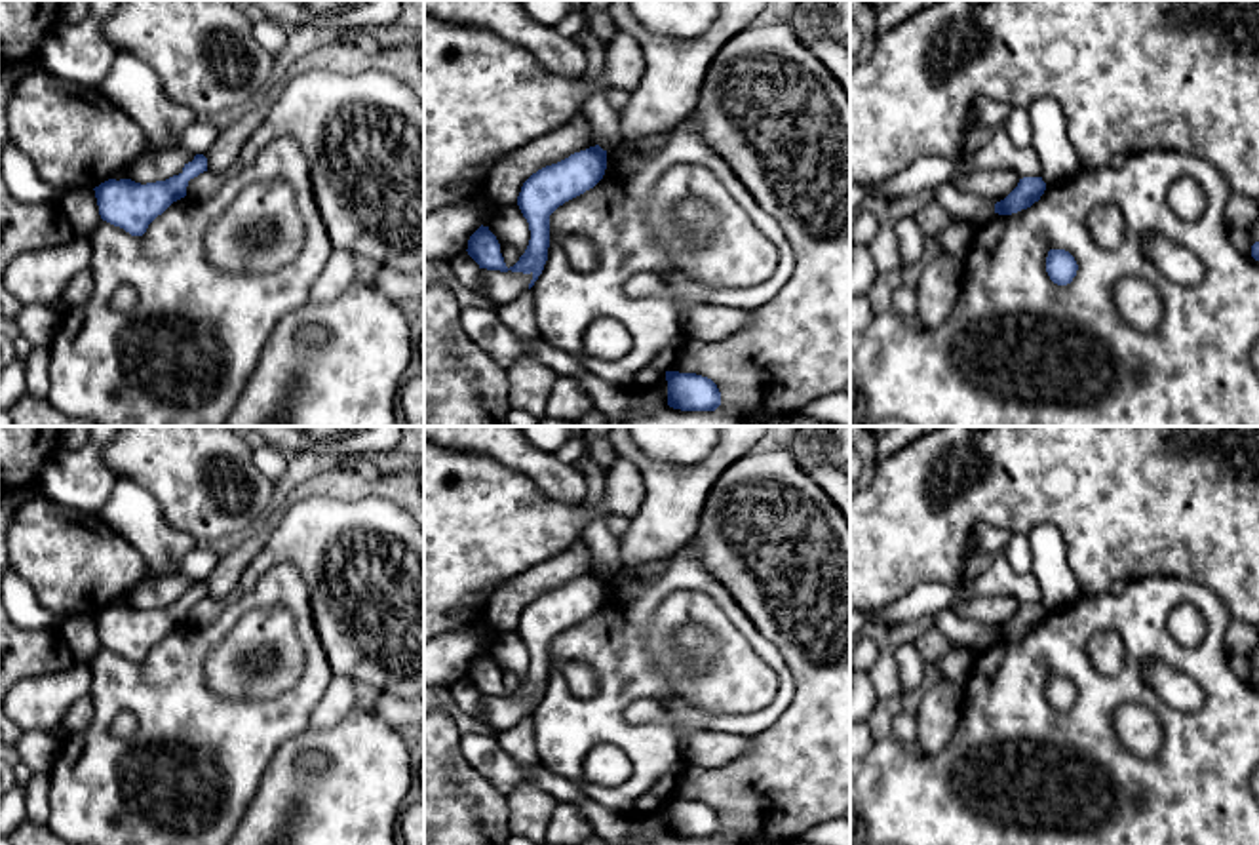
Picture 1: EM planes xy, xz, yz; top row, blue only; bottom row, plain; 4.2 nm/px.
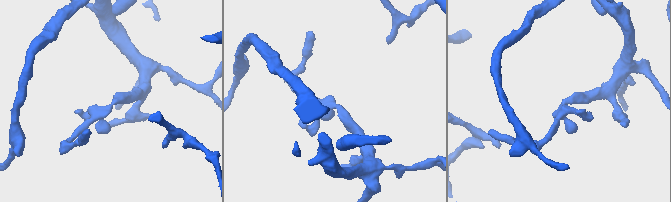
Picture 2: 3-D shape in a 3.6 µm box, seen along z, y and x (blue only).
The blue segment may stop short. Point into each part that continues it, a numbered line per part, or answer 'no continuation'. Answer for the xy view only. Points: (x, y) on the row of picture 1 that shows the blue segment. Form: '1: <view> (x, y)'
no continuation

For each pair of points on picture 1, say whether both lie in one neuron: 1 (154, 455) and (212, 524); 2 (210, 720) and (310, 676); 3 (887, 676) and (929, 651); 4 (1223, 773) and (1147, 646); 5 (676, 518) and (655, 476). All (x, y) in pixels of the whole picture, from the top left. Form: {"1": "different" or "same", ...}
{"1": "same", "2": "same", "3": "different", "4": "same", "5": "same"}

